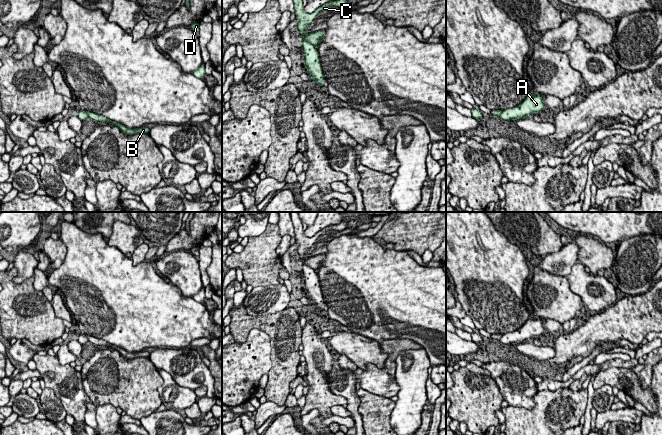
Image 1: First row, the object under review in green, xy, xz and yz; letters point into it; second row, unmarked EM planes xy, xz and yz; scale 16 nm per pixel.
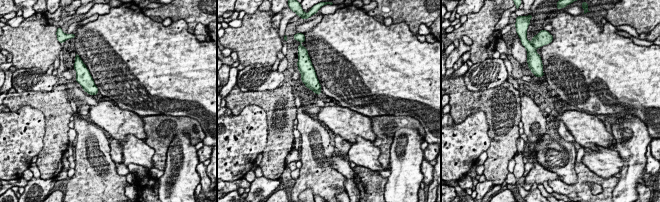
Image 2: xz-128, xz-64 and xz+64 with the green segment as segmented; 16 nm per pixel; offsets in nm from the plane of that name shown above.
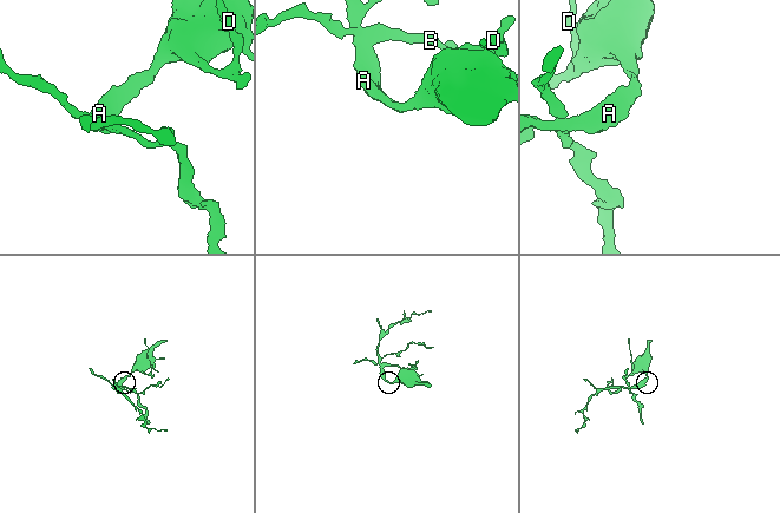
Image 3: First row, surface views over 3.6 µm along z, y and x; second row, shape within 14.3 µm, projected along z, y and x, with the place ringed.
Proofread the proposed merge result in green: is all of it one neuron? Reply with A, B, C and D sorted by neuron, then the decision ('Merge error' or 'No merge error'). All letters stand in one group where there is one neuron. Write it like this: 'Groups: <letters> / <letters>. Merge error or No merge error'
Groups: A C D / B. Merge error

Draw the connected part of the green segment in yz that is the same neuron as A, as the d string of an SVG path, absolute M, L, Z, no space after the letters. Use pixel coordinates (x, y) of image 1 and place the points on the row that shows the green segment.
M536 93L530 94L518 106L502 111L499 117L503 120L519 120L543 111L545 108L543 96Z

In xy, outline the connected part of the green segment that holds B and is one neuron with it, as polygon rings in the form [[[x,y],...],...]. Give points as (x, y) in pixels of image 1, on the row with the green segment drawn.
[[[85,111],[89,118],[94,120],[94,121],[100,121],[100,122],[106,122],[106,123],[109,123],[109,124],[112,124],[112,125],[115,125],[117,126],[124,134],[127,134],[127,135],[133,135],[133,134],[138,134],[138,133],[147,133],[149,134],[150,133],[150,129],[148,127],[140,127],[140,128],[134,128],[134,129],[129,129],[127,128],[126,126],[124,126],[123,124],[120,124],[118,122],[115,122],[115,121],[112,121],[102,115],[99,115],[99,114],[96,114],[96,113],[93,113],[93,112],[89,112],[89,111]]]

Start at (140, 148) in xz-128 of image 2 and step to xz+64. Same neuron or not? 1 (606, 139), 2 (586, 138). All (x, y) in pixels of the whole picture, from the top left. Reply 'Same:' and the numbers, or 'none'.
Same: none

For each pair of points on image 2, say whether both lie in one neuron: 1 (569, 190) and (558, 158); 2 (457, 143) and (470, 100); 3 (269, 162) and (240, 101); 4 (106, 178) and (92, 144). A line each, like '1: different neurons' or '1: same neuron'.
1: different neurons
2: different neurons
3: same neuron
4: same neuron

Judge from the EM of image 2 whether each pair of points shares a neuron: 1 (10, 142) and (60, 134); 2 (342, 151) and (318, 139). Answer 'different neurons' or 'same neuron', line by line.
1: different neurons
2: different neurons

